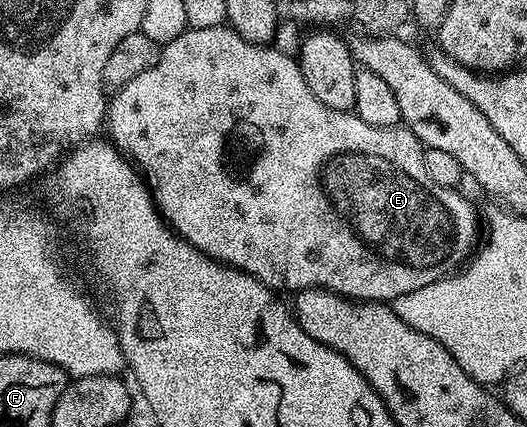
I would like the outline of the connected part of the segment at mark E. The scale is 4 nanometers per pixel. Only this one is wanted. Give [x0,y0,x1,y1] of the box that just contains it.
[107,25,479,301]

